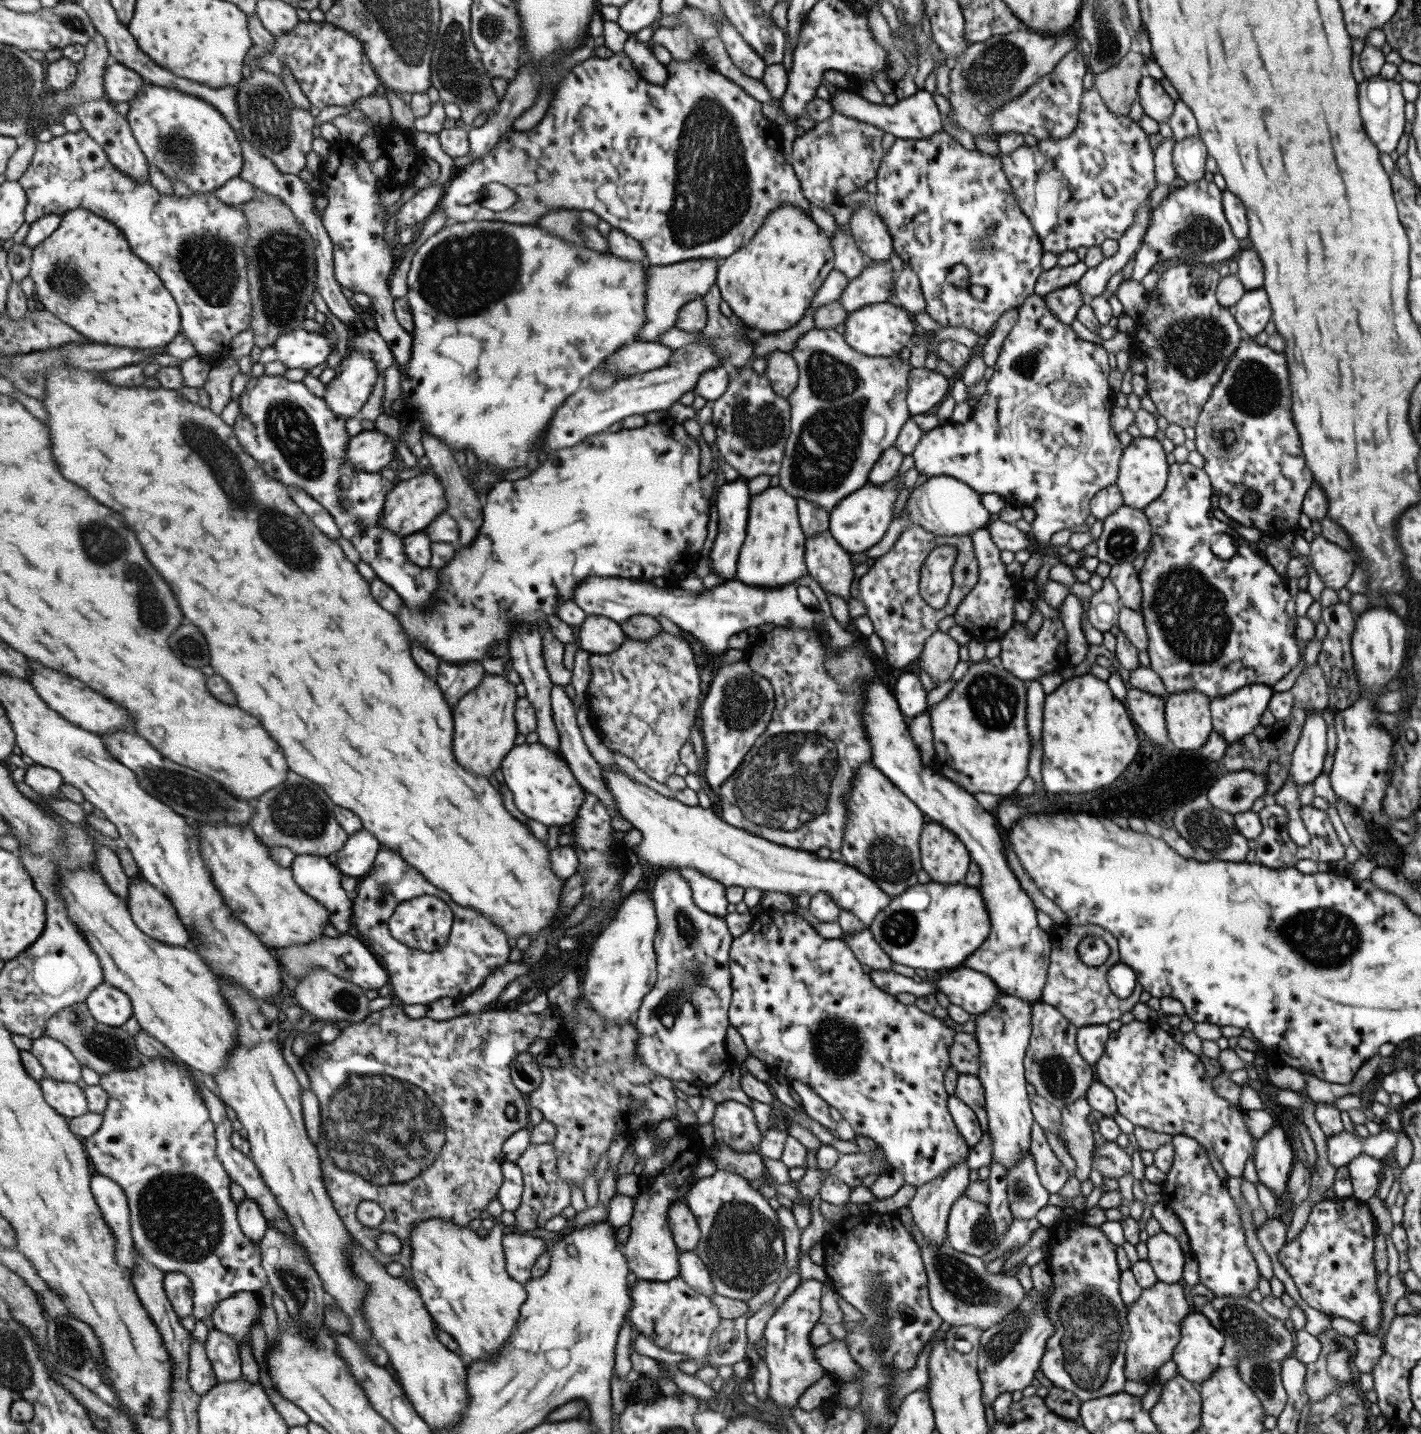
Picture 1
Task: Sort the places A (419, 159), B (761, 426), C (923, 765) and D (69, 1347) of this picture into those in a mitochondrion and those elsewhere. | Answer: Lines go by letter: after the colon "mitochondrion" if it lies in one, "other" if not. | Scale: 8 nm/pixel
A: other
B: mitochondrion
C: other
D: mitochondrion

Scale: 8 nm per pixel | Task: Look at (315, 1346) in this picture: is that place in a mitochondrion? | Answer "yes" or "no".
yes

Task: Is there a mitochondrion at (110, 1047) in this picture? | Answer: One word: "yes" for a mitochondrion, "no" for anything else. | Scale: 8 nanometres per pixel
yes

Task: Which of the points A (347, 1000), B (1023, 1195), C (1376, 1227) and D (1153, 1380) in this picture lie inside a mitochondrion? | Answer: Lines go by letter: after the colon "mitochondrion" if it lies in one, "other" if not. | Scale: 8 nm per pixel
A: mitochondrion
B: mitochondrion
C: other
D: other

